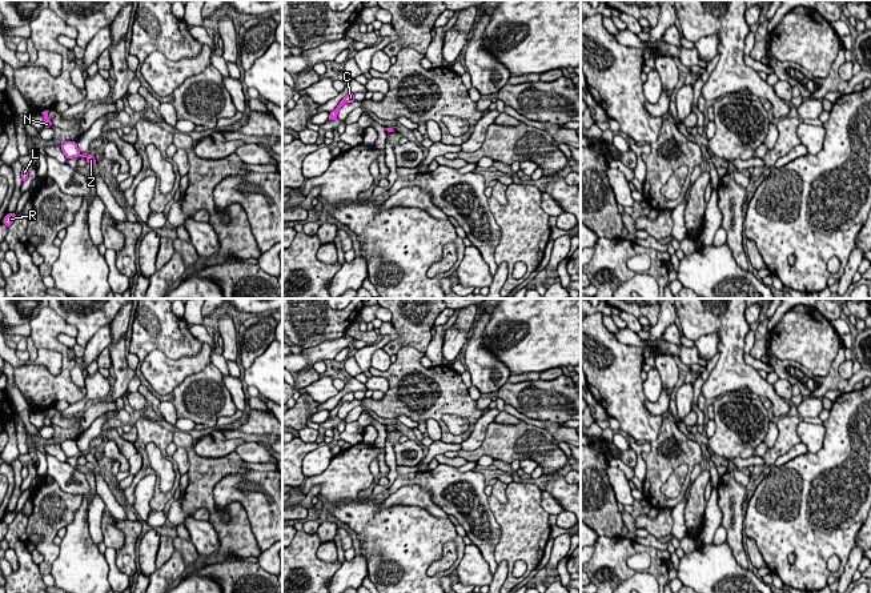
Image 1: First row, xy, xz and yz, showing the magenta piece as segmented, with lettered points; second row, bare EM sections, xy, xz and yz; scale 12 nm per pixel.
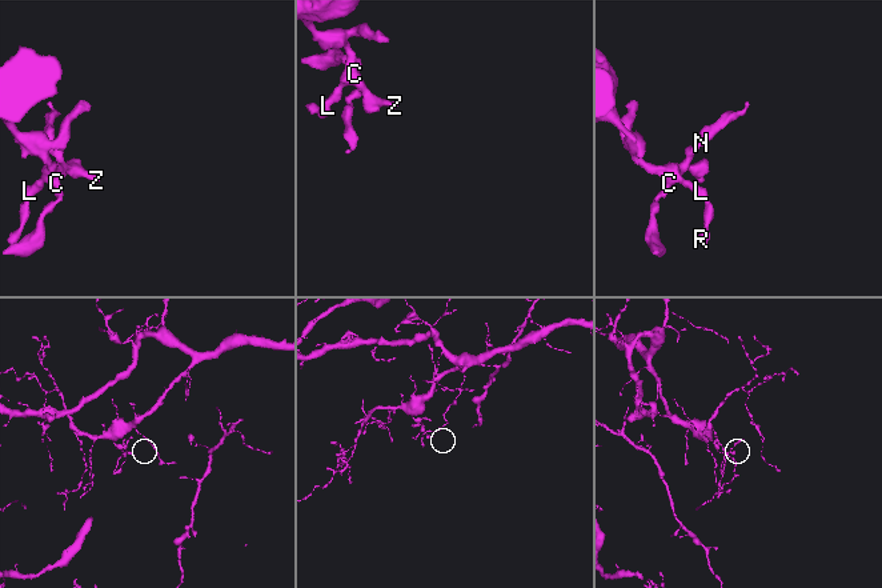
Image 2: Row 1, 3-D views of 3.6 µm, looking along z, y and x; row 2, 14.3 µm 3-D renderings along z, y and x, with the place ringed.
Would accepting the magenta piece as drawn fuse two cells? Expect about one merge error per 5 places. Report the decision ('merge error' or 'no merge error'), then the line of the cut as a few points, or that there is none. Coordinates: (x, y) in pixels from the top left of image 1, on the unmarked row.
no merge error | no cut

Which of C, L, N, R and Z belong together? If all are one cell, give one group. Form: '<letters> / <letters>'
C L N R Z

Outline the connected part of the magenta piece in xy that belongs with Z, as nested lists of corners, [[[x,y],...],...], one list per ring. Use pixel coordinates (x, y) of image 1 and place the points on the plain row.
[[[65,440],[60,445],[67,457],[73,457],[80,454],[80,456],[85,456],[88,462],[93,464],[96,461],[92,453],[88,454],[81,453],[75,440]]]

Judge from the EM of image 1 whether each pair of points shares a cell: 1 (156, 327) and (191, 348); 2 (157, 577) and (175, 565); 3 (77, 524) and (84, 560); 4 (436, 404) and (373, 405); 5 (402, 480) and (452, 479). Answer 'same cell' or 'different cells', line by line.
1: same cell
2: same cell
3: same cell
4: same cell
5: same cell

